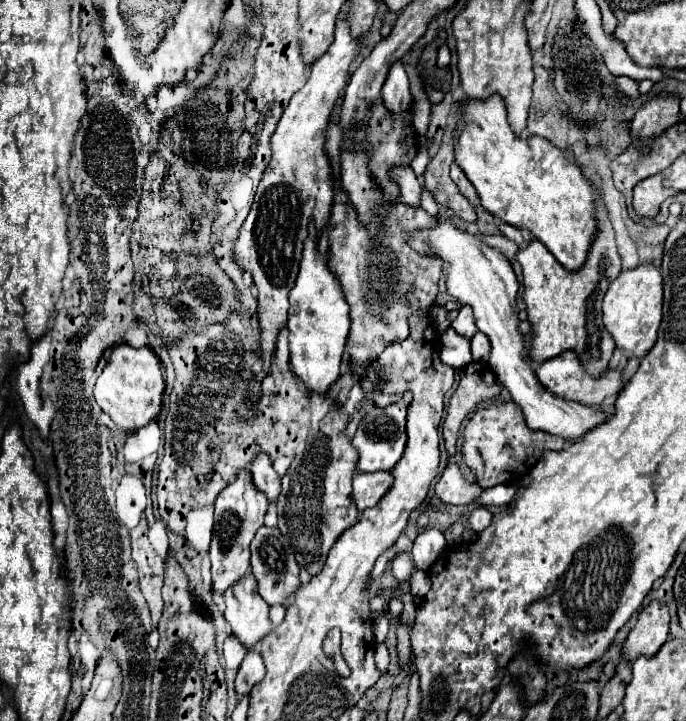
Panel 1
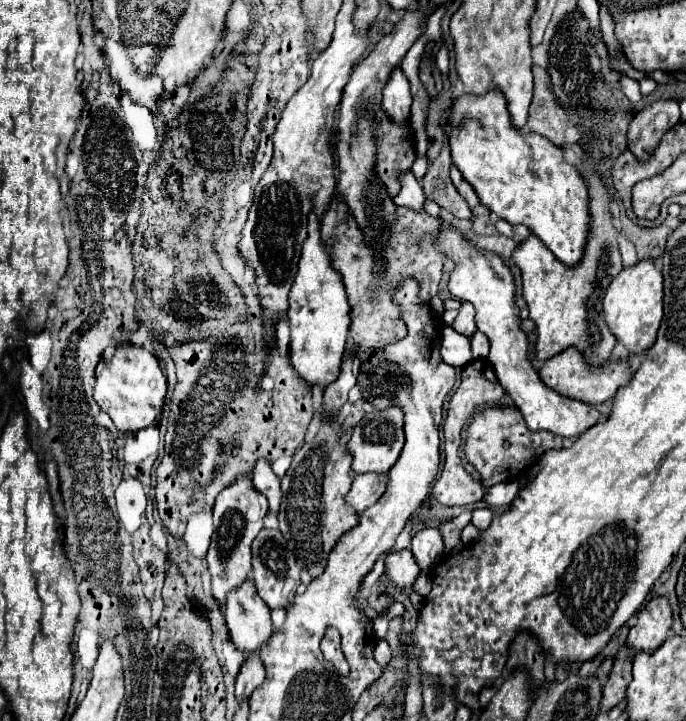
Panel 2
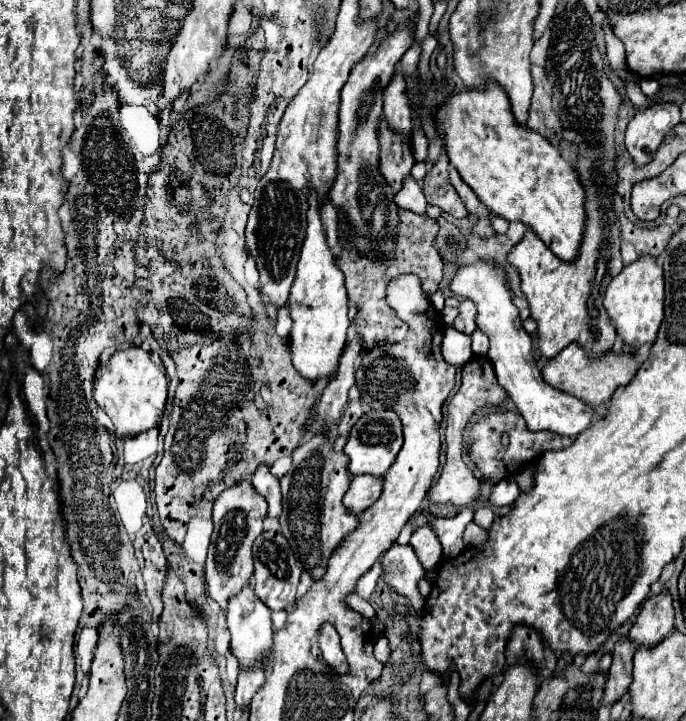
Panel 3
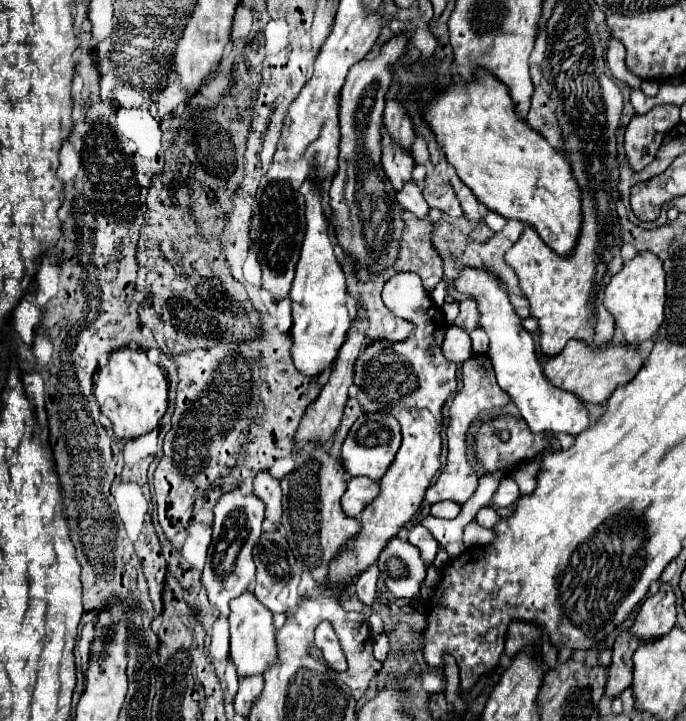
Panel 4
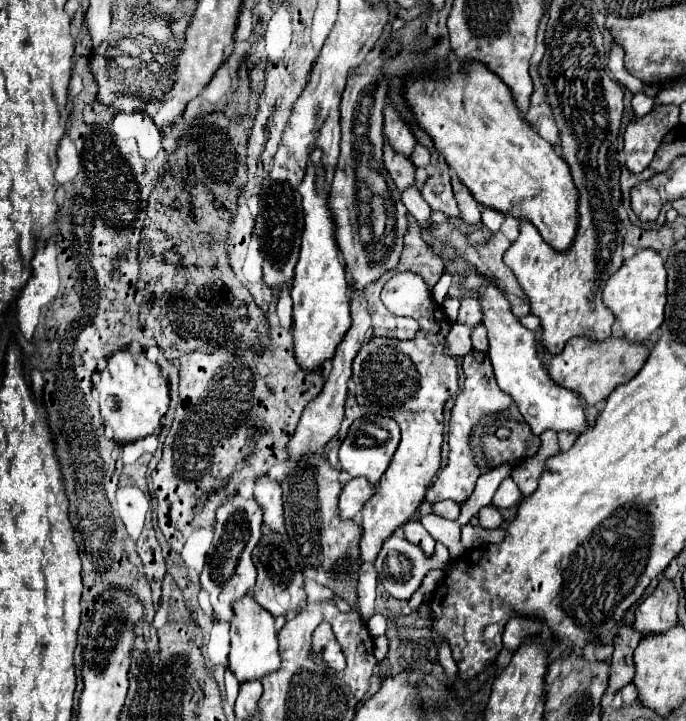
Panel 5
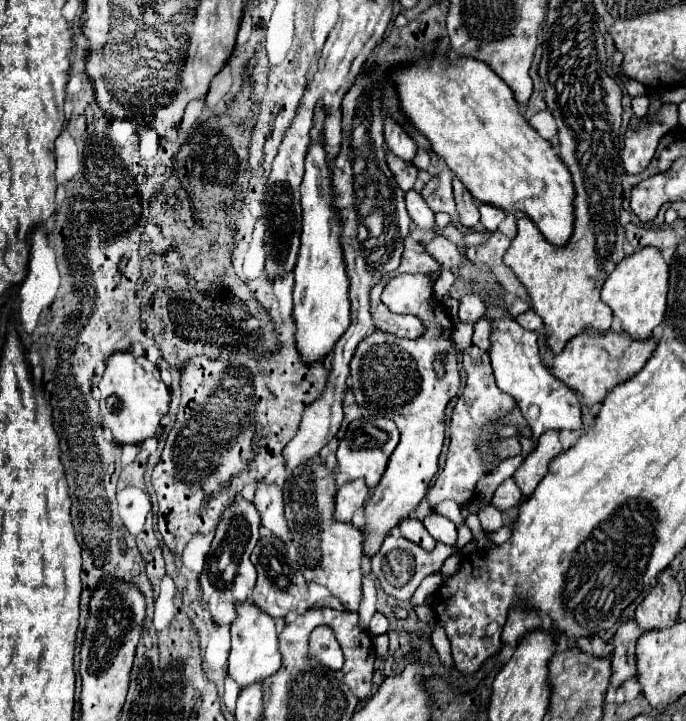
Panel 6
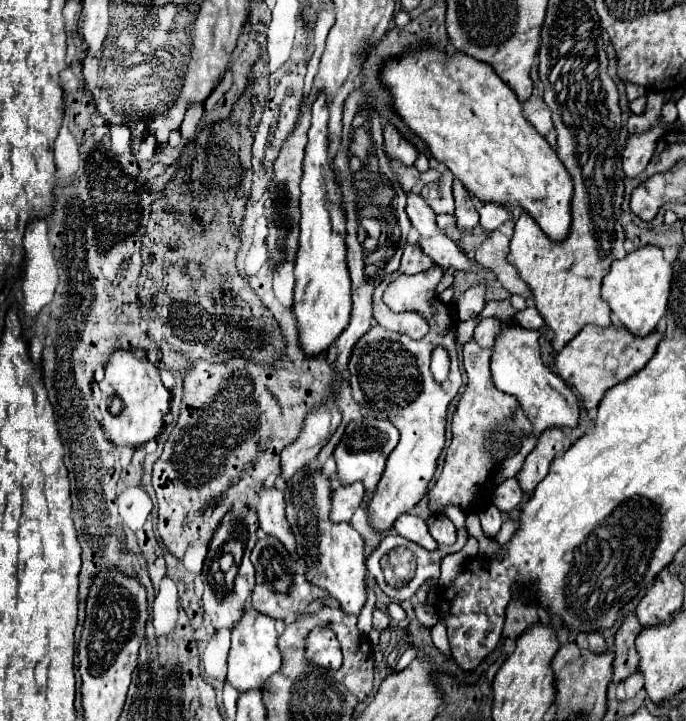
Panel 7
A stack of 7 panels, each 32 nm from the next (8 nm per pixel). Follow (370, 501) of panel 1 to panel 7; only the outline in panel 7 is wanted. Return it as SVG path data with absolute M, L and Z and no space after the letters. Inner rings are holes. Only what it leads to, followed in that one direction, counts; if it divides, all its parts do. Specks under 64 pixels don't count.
M360 482L350 484L350 486L340 486L332 492L332 510L330 510L330 520L340 524L348 522L354 514L354 510L362 504L364 498L364 486Z

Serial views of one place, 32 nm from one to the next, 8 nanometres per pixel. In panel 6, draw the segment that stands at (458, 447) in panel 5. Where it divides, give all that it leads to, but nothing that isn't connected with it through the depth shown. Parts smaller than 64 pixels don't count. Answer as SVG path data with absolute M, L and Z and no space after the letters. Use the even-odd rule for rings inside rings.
M470 344L462 352L462 356L464 356L462 366L466 370L466 386L462 396L456 402L456 408L450 420L450 448L448 448L444 470L440 472L434 486L428 490L430 494L428 502L432 508L436 508L436 504L444 500L454 500L458 506L466 506L472 502L472 498L476 496L476 482L488 474L486 460L482 458L478 448L482 442L482 434L488 428L488 424L496 424L502 416L510 414L512 408L516 406L516 402L512 402L512 396L500 392L500 388L496 386L494 376L488 370L490 368L488 350L480 350L474 344Z

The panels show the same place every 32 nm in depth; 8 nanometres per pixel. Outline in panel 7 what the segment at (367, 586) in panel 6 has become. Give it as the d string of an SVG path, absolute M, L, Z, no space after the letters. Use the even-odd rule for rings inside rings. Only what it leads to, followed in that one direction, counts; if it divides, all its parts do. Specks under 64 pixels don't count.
M368 588L368 604L366 604L366 608L362 608L362 616L358 616L358 630L364 635L372 630L372 610L374 610L374 604L376 604L376 596Z

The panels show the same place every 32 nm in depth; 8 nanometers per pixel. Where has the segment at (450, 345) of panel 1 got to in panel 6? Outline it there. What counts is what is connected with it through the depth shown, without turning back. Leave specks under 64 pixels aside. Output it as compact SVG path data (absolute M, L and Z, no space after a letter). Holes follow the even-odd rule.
M456 322L454 324L454 332L452 332L452 342L456 346L456 350L464 350L466 344L470 346L470 338L472 338L472 332L474 332L474 324L468 324L468 322Z

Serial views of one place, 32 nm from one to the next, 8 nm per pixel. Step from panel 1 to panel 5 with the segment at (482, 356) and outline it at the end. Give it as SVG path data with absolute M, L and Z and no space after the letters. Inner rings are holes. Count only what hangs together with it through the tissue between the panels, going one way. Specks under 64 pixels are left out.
M476 324L474 330L472 330L472 346L480 352L486 352L488 350L488 330L484 328L484 324Z

